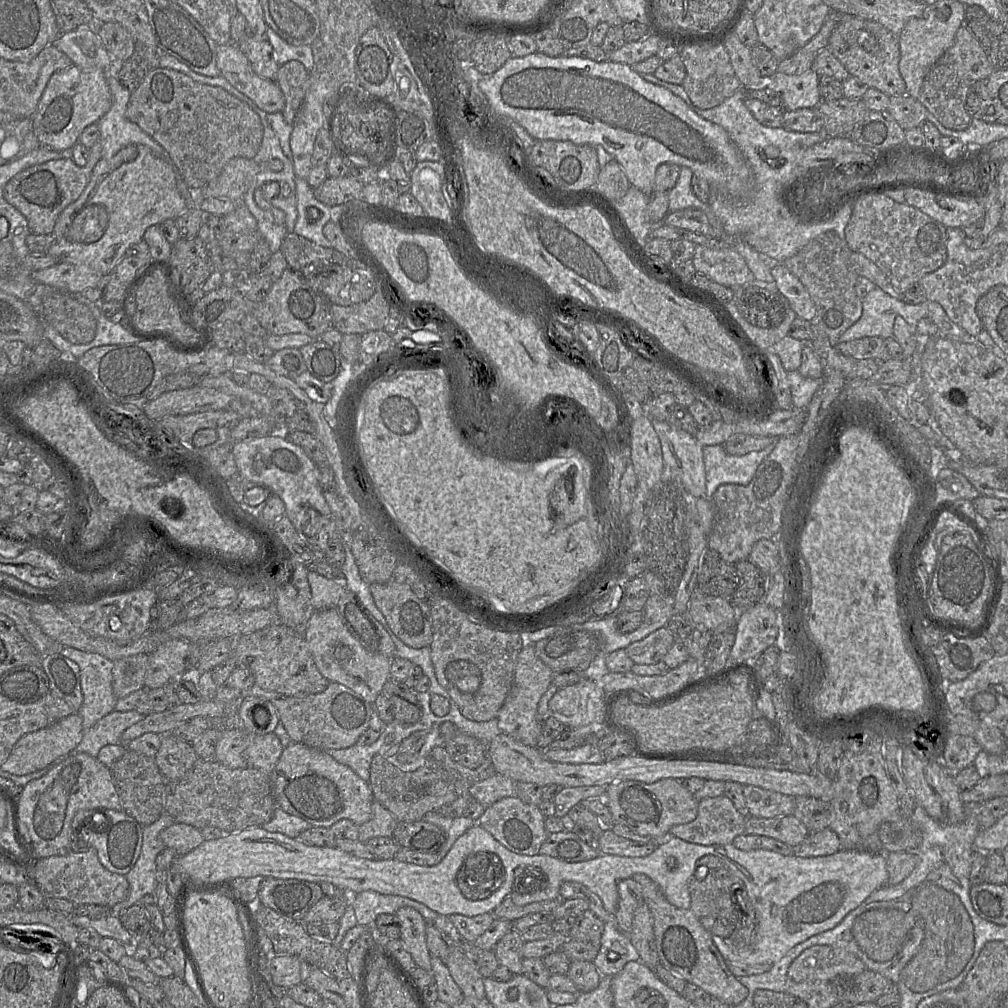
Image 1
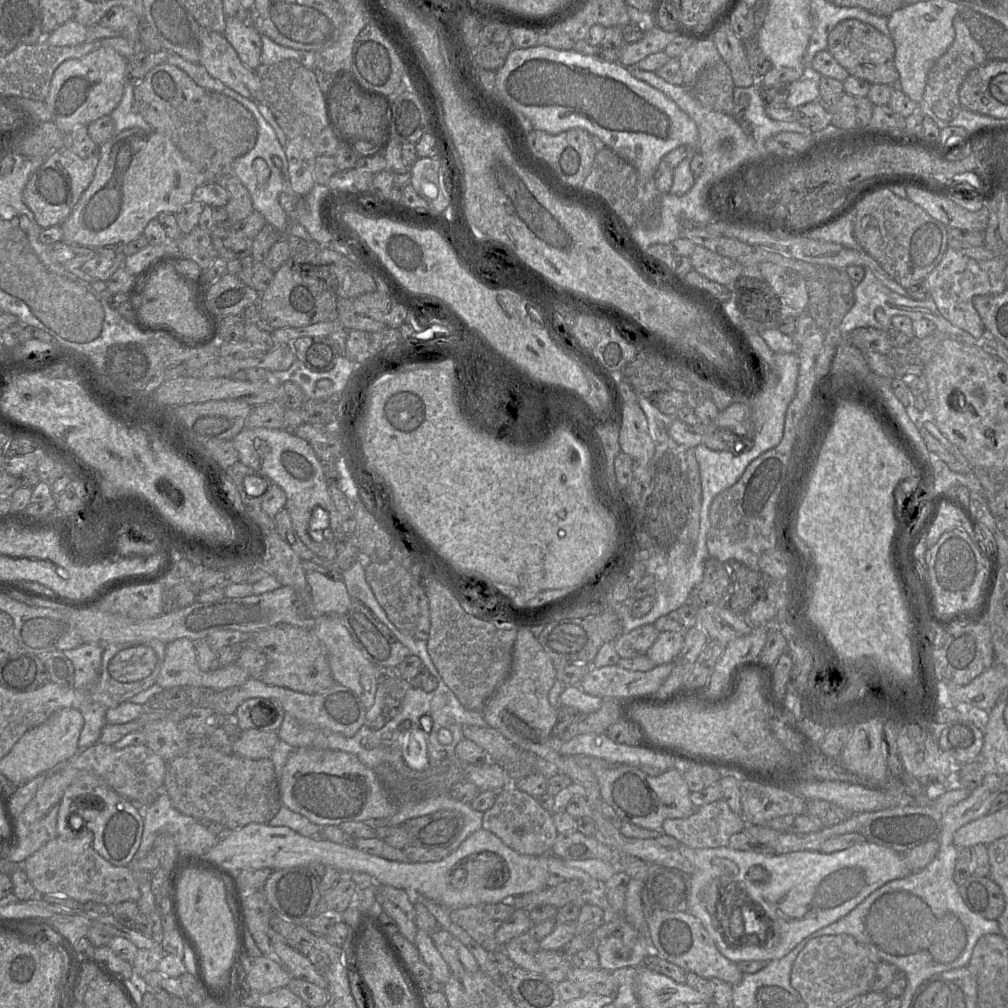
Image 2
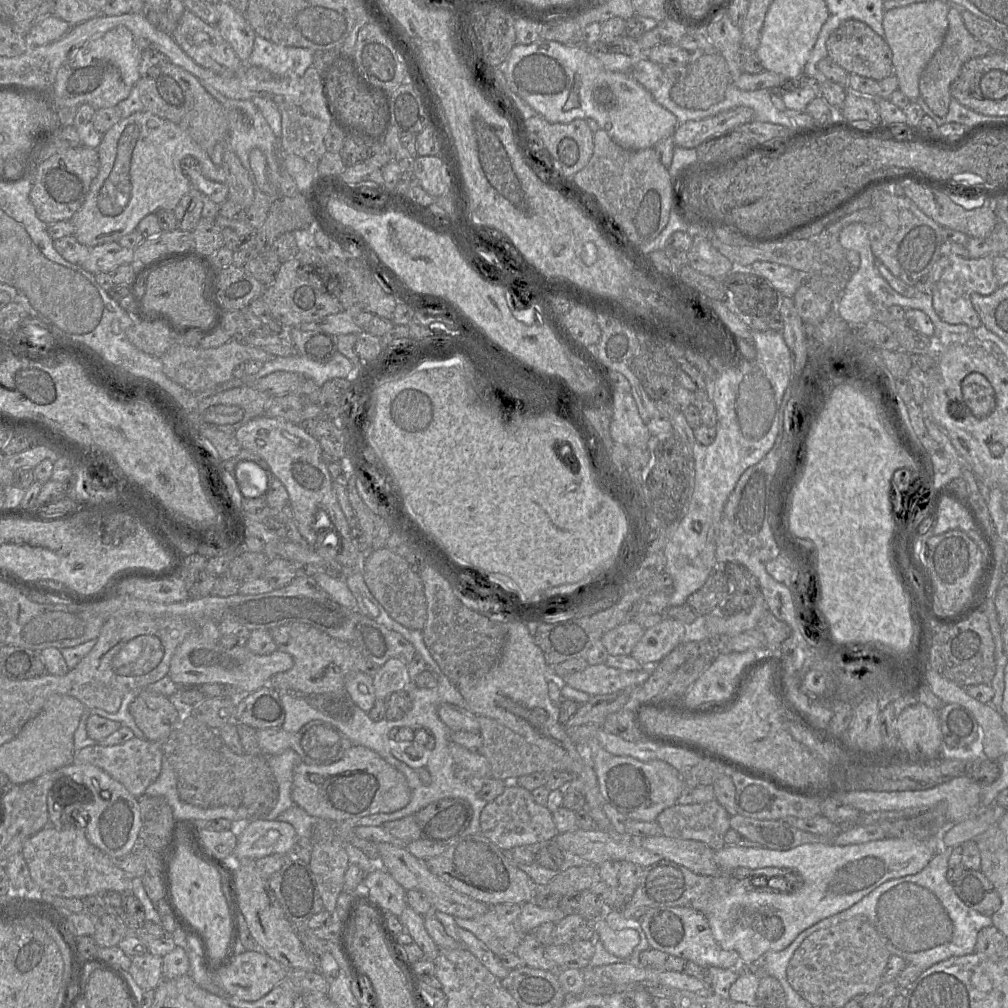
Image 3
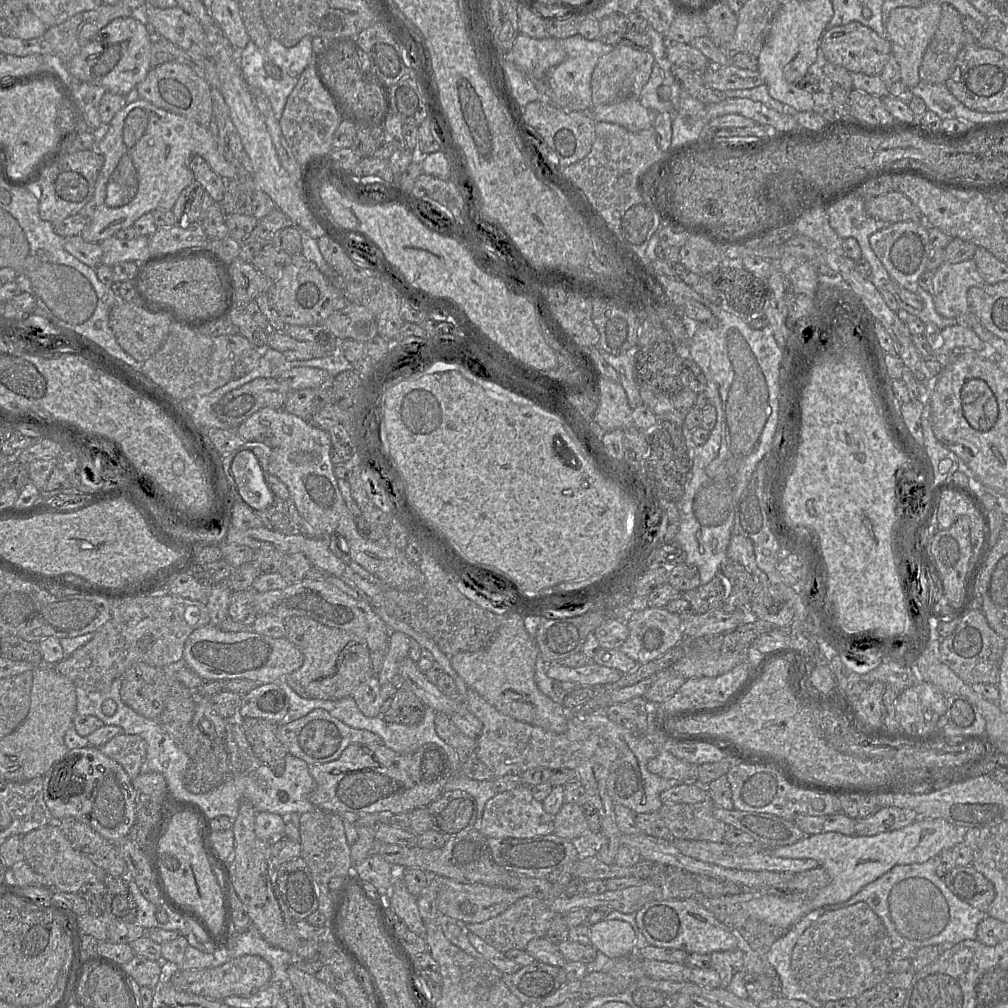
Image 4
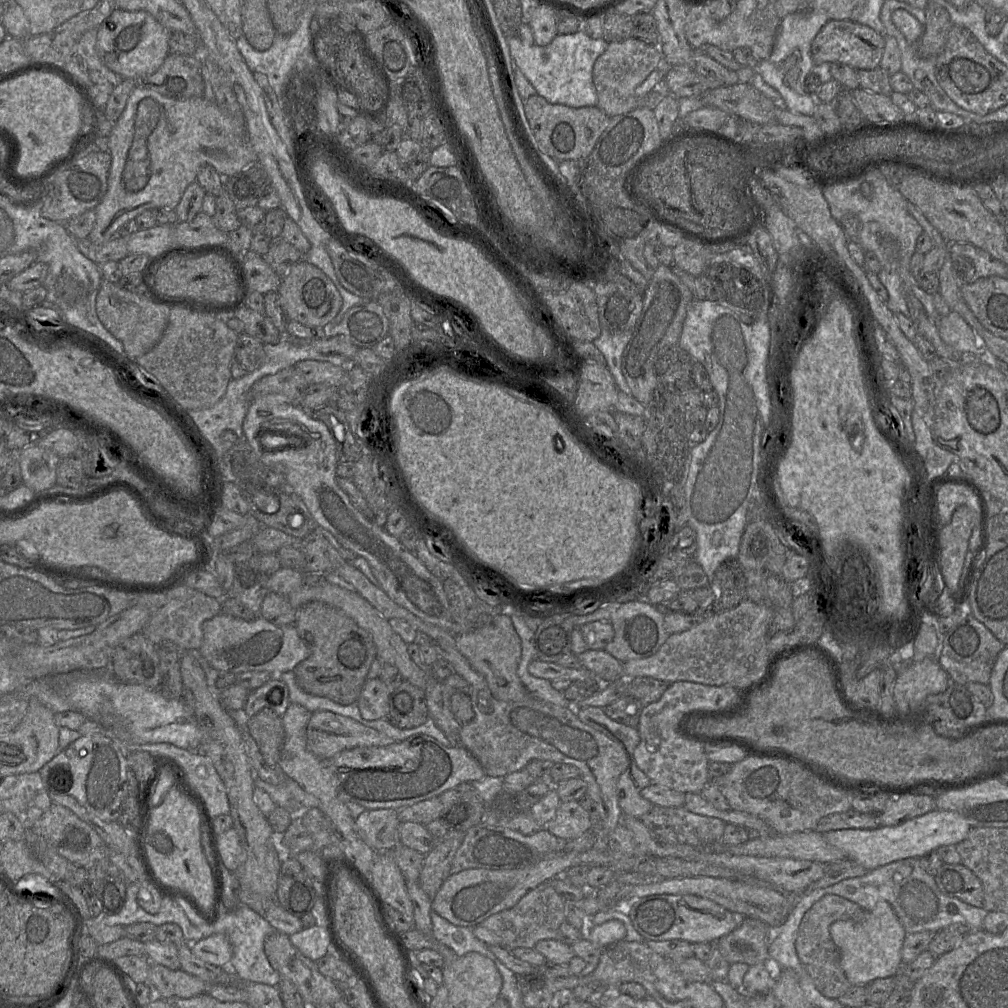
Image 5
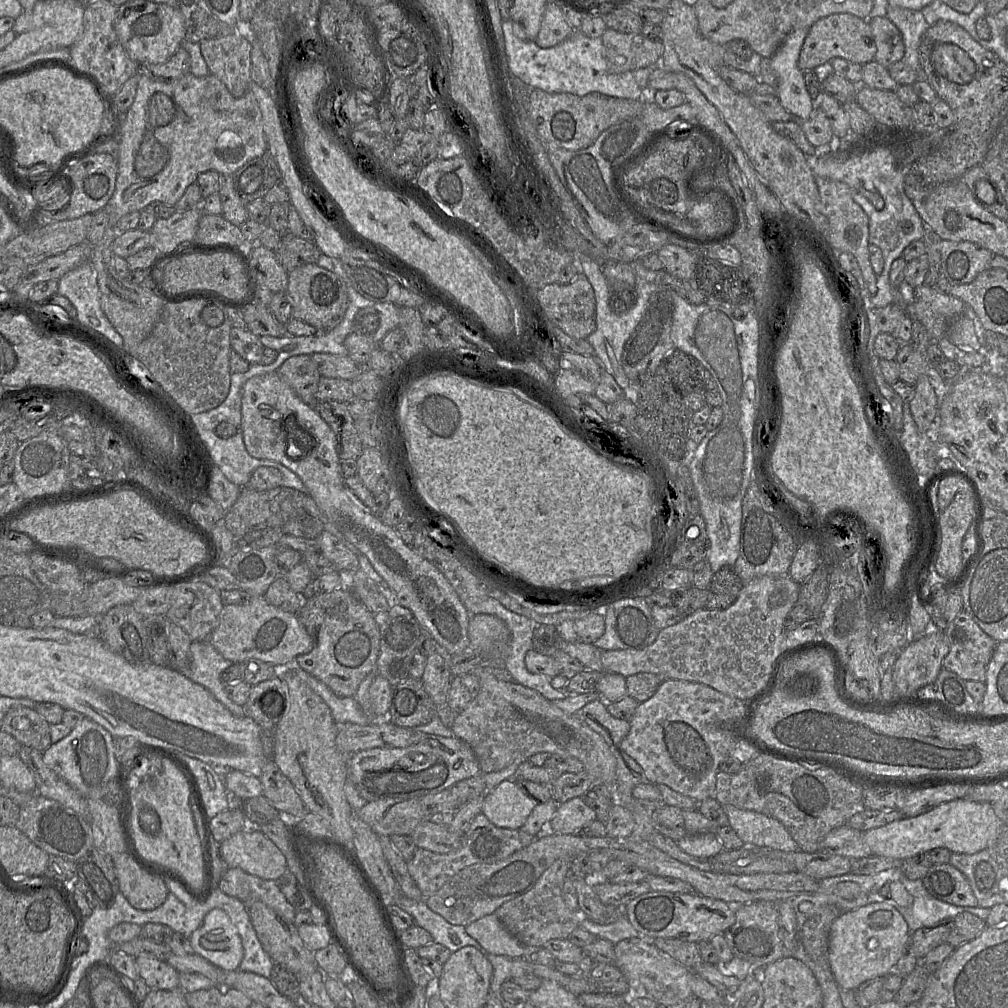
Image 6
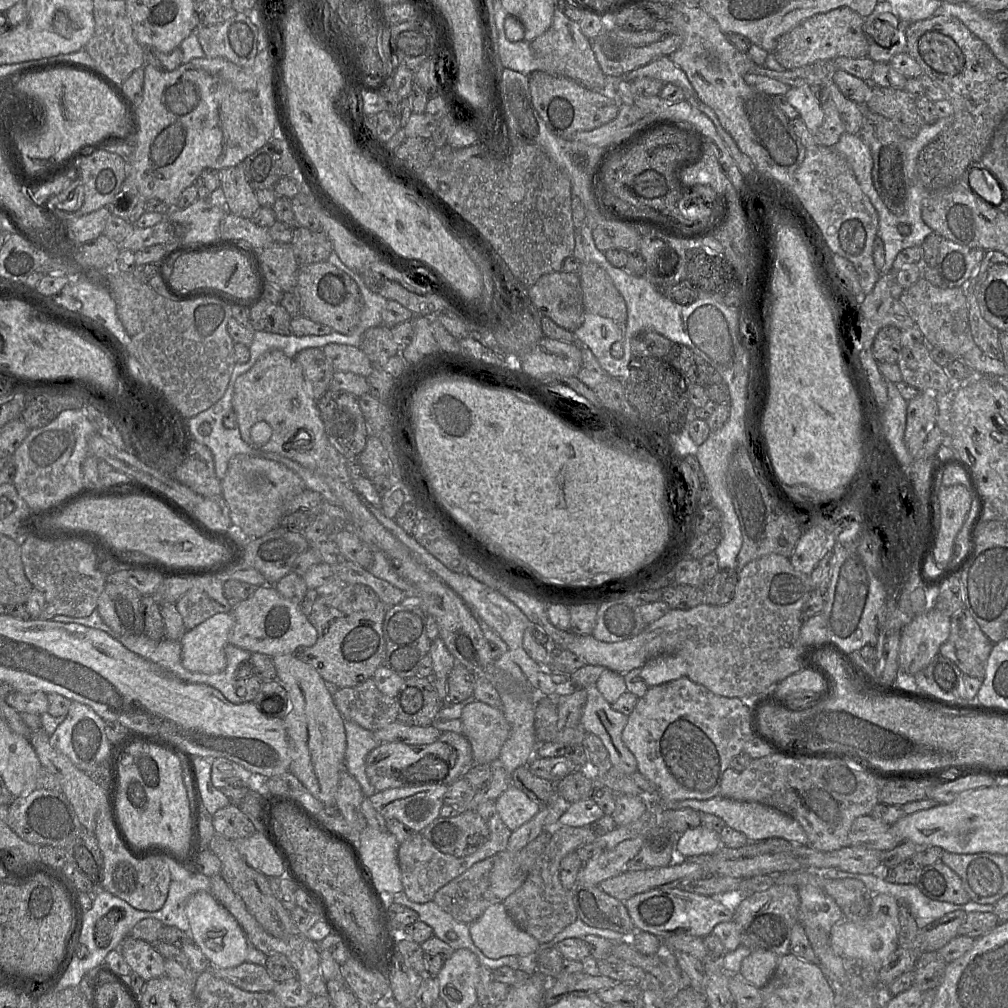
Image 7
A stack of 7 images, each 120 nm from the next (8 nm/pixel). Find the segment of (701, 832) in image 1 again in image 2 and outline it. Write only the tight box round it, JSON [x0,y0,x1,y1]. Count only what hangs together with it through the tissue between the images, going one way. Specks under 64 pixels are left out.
[663,800,746,848]

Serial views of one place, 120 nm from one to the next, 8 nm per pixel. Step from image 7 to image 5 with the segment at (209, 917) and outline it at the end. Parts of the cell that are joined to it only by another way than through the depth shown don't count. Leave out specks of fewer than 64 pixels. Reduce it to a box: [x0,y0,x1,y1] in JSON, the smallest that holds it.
[190,933,232,967]

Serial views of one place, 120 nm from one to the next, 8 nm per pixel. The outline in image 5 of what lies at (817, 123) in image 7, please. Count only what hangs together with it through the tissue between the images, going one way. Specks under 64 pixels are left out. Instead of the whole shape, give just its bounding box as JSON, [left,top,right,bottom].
[756,12,828,116]

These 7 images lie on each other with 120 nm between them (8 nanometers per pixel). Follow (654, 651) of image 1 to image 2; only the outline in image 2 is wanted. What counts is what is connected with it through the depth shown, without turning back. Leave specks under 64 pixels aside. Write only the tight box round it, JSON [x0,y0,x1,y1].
[613,624,659,658]

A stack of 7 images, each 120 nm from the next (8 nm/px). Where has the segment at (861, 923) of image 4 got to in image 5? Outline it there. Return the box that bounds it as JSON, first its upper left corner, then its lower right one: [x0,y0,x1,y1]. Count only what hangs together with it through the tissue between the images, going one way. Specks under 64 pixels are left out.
[795,895,865,999]

